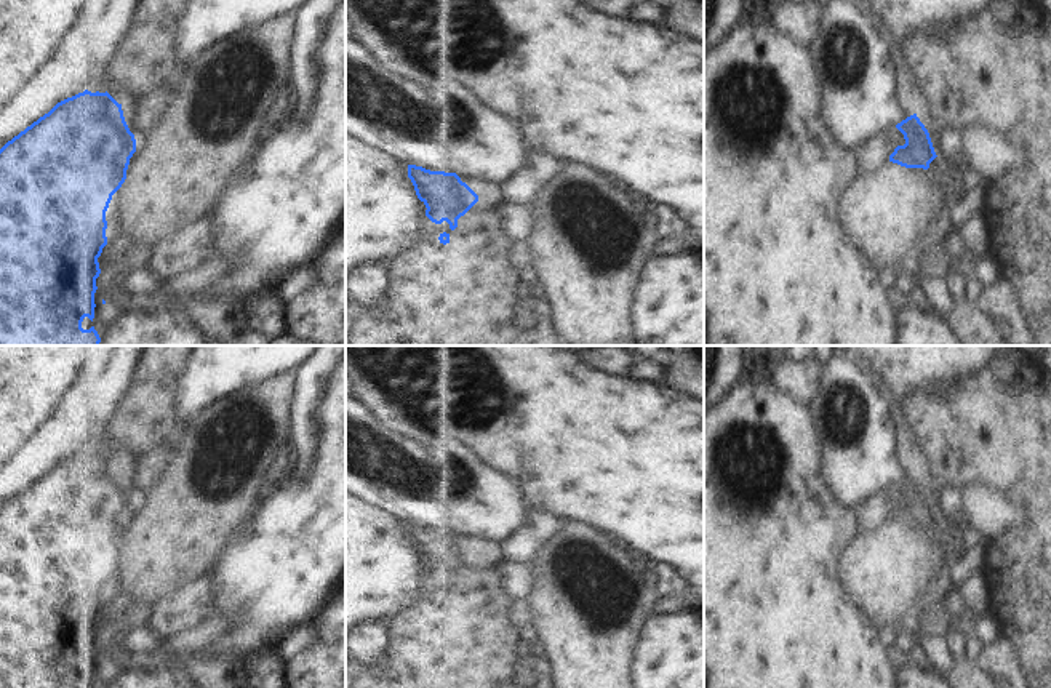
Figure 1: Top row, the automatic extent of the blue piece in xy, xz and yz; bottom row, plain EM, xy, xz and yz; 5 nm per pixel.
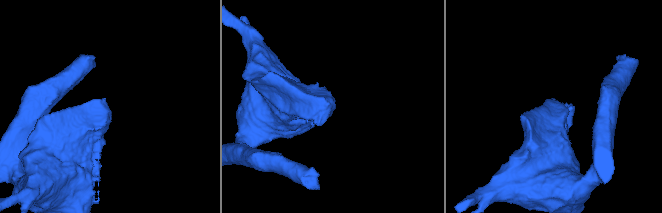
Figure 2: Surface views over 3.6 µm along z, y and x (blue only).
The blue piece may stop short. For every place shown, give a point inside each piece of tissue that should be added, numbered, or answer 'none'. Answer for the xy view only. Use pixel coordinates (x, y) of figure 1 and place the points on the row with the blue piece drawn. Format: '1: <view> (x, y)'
1: xy (149, 56)

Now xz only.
1: xz (475, 242)

